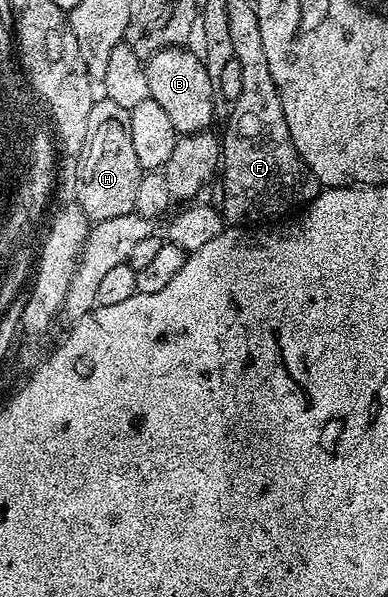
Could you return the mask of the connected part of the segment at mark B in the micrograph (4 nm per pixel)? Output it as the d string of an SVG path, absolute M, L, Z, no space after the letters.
M186 46L162 48L145 61L150 99L168 113L172 126L184 136L205 132L211 127L216 101L216 87L209 81L203 57L197 51L189 52L188 49Z

